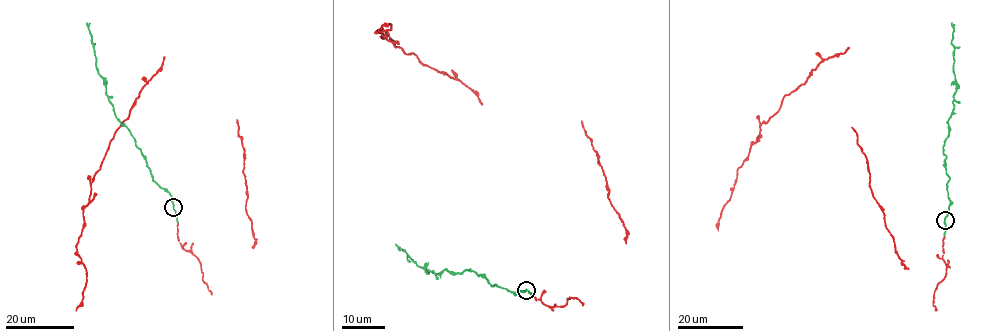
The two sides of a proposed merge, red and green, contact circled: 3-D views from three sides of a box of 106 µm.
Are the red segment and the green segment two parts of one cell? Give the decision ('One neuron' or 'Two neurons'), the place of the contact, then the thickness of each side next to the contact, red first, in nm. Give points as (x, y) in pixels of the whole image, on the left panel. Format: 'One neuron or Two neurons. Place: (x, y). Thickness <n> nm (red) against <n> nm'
One neuron. Place: (173, 207). Thickness 50 nm (red) against 190 nm

